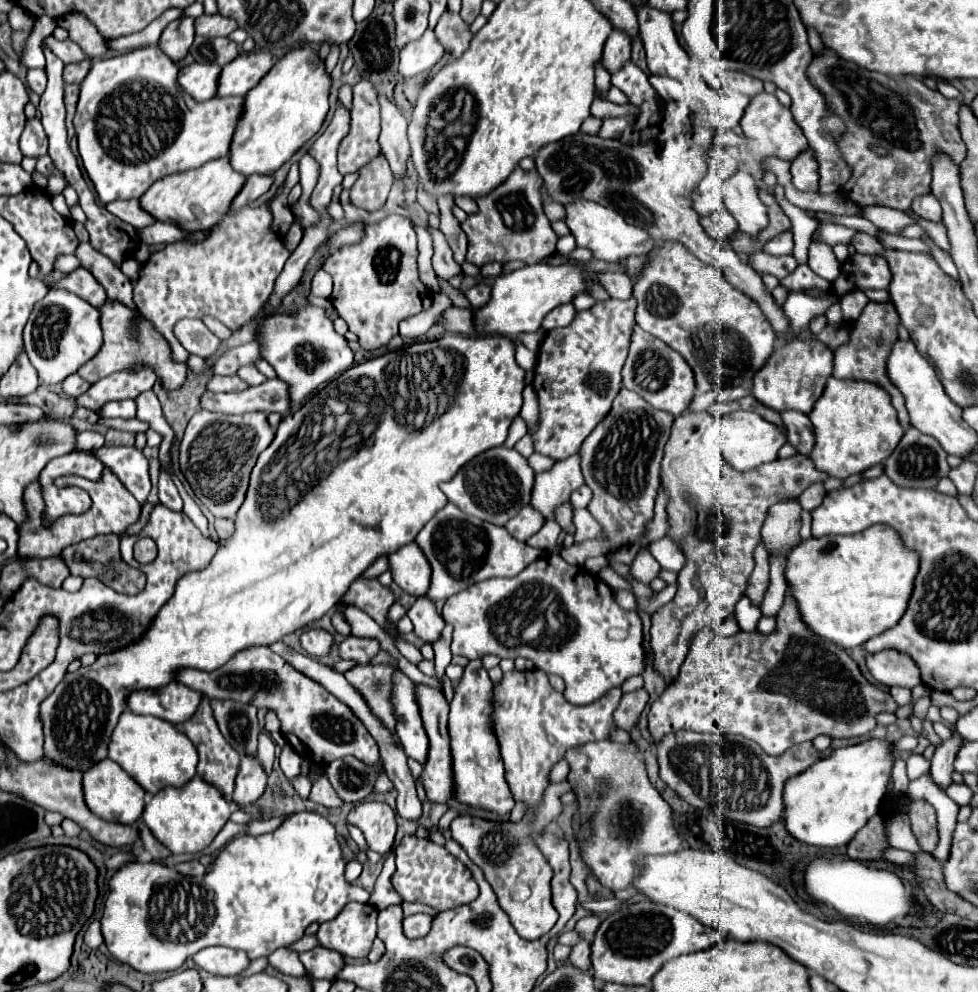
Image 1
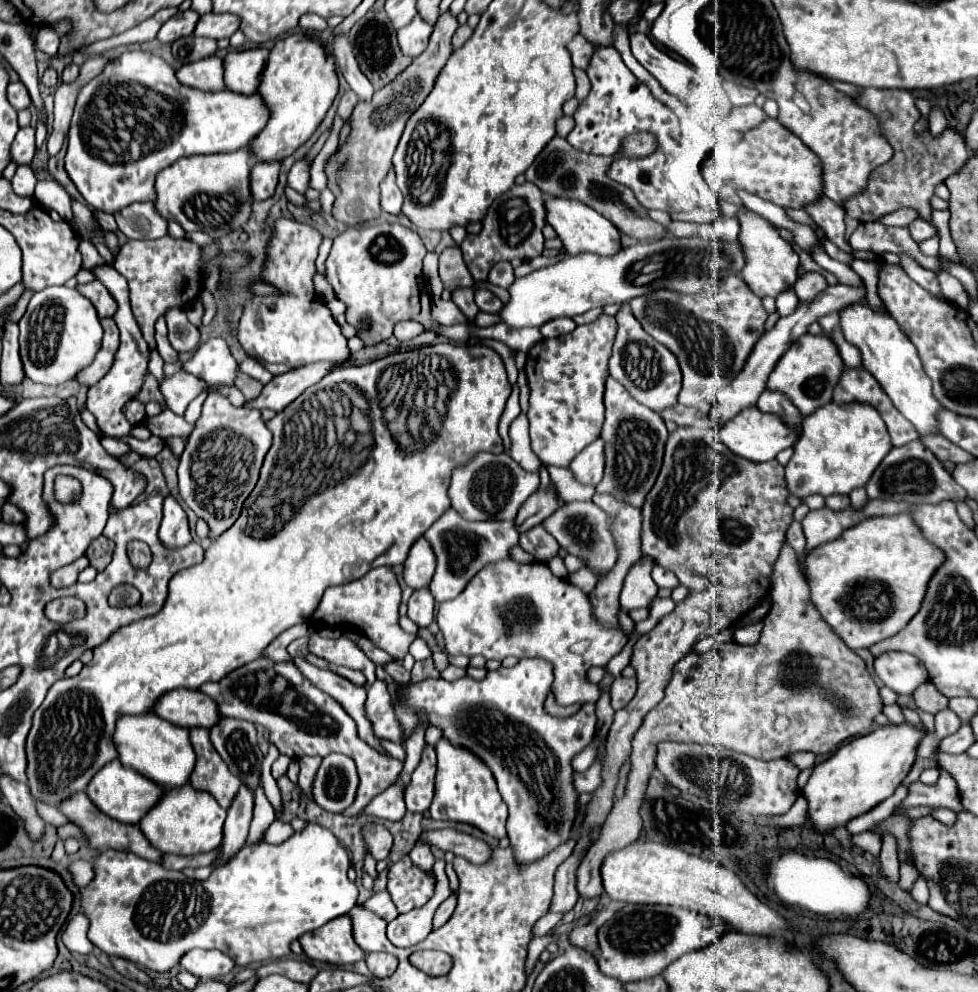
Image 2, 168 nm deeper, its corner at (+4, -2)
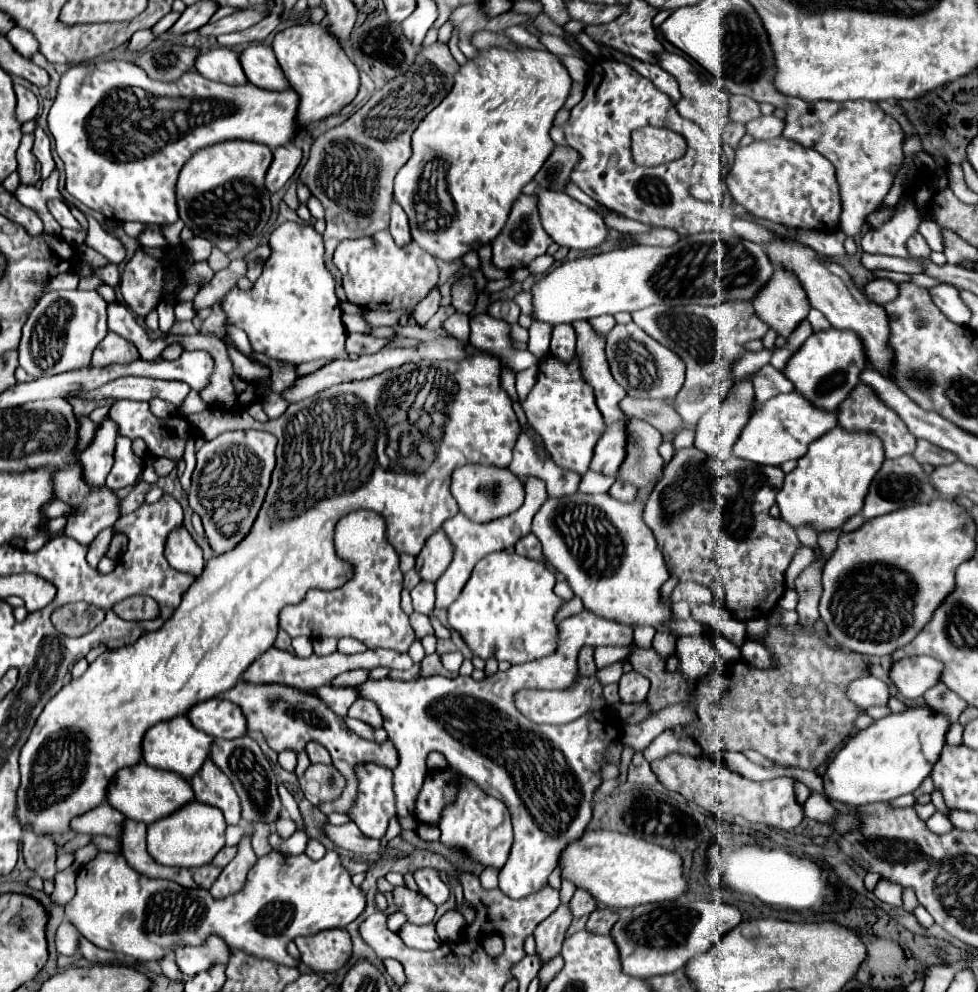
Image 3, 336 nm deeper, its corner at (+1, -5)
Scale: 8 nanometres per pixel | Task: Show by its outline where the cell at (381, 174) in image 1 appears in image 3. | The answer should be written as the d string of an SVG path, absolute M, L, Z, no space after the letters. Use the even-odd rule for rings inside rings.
M437 41L423 47L409 73L391 79L345 123L329 129L313 141L309 159L301 171L301 181L307 183L309 191L325 207L325 261L327 269L339 279L341 273L331 263L337 243L343 239L367 237L389 227L393 177L411 157L411 133L417 129L419 121L451 91L457 69L459 63L453 59L445 43Z

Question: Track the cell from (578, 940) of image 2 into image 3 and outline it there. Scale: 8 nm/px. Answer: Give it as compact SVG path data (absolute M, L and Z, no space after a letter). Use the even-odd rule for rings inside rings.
M597 909L589 915L587 921L587 931L591 933L601 933L601 935L609 935L613 923L619 919L619 915L613 909Z

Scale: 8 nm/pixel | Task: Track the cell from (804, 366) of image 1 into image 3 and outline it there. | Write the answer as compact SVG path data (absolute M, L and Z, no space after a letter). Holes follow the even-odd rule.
M827 329L813 333L801 349L789 359L789 365L785 365L785 377L795 385L797 393L801 393L805 399L813 401L819 409L835 413L841 401L851 393L851 389L859 381L859 373L865 369L865 353L861 341L857 341L857 335L853 331L841 331L841 329Z

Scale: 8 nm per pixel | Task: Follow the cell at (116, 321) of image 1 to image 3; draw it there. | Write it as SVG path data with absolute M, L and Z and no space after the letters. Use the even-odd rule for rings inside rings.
M113 331L107 333L107 337L97 345L93 353L91 367L107 367L107 365L127 365L131 361L137 361L139 353L137 347L131 341L125 341L123 337L117 337Z

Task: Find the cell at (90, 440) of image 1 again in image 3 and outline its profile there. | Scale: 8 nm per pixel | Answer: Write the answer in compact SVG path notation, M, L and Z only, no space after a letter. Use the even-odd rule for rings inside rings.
M119 435L115 447L115 465L107 477L107 485L115 491L123 487L131 487L135 485L141 469L143 469L143 461L133 453L131 439Z

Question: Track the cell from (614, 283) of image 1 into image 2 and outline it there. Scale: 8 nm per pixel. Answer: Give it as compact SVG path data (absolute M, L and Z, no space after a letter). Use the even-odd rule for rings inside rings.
M624 304L622 310L616 316L618 330L616 330L616 340L612 346L612 356L608 362L608 372L612 378L616 378L634 400L640 404L648 406L650 410L658 412L664 410L666 406L674 406L678 398L678 390L682 388L682 374L676 356L656 342L644 328L638 324L638 320L632 316L630 306Z

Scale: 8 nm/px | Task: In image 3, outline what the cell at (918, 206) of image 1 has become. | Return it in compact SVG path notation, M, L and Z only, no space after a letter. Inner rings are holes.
M915 233L915 235L907 241L907 249L909 249L909 253L915 255L915 257L929 257L929 255L931 255L931 249L929 249L929 245L927 245L927 241L925 241L925 237L923 237L921 233Z

